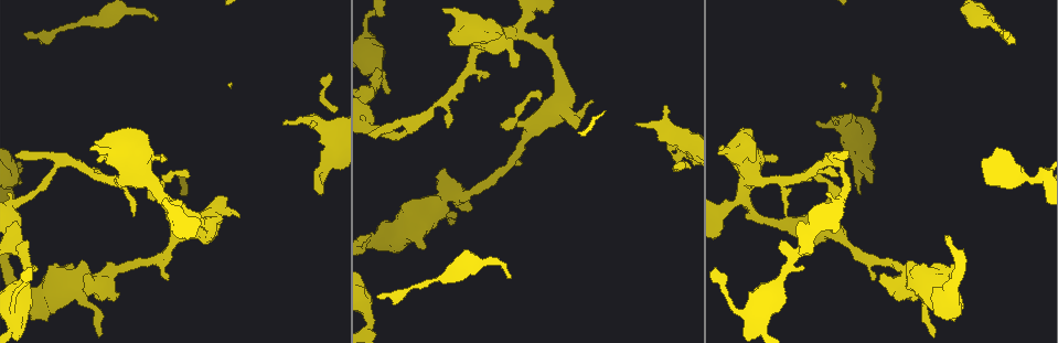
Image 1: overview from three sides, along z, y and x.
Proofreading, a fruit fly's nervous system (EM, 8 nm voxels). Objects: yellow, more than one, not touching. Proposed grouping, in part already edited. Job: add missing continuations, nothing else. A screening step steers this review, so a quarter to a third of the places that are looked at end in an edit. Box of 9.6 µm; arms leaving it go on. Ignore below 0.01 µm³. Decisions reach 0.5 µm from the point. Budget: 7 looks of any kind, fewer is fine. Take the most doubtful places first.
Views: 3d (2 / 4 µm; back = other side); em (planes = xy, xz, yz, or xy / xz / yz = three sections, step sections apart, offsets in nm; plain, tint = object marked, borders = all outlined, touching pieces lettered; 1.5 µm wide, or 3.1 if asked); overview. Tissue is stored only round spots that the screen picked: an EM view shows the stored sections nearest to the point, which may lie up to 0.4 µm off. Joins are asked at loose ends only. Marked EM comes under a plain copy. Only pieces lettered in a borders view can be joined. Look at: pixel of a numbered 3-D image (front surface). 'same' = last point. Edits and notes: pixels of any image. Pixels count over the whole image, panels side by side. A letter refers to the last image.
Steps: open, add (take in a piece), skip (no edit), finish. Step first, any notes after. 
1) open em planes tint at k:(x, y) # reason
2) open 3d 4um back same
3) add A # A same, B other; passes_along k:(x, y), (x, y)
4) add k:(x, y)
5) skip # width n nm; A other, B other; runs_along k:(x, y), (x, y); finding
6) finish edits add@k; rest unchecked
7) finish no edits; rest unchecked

open 3d 4um at 1:(319, 193) # an open end

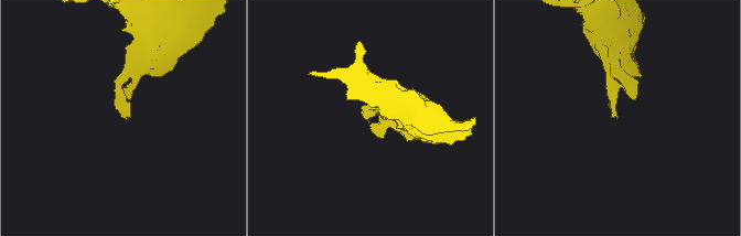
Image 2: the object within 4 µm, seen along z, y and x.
open em planes tint at 2:(124, 117) # need the tissue

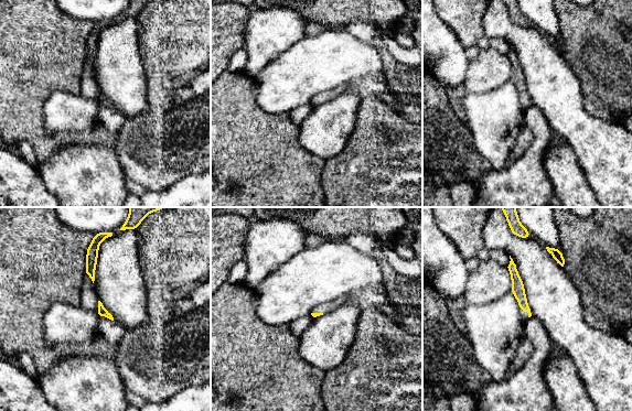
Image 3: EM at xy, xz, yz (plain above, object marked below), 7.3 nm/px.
open em planes borders same # see the neighbours

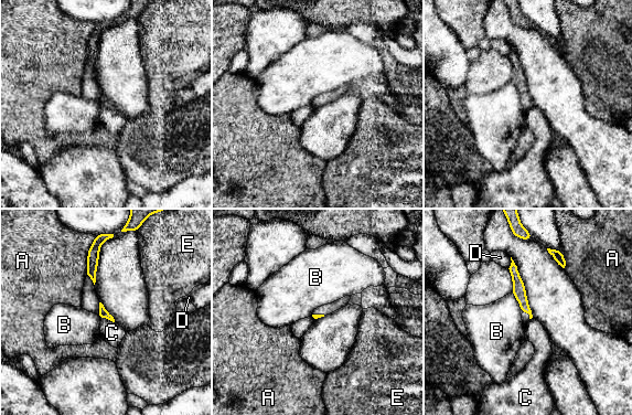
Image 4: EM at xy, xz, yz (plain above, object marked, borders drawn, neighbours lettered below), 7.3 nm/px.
skip # longest_contact A 180 nm; A other, B other, C other, D other, E other; none of them fits

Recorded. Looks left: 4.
open em planes borders at 1:(510, 276) # branch stops here

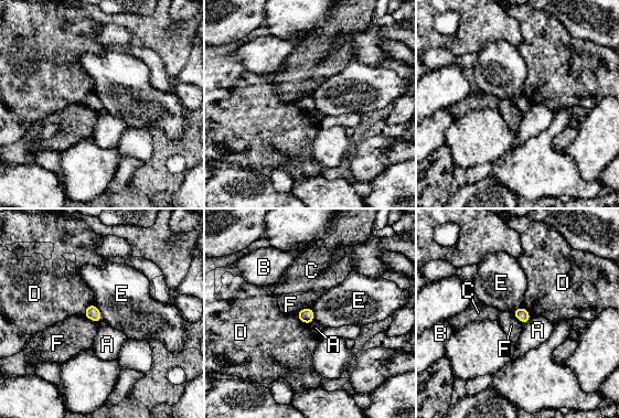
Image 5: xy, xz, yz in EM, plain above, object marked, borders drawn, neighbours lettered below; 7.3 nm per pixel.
skip # A other, B other, C other, D other, E other, F other; border 5:(94, 303), (100, 313), (102, 320); none of them fits

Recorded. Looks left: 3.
open 3d 2um at 1:(944, 239)

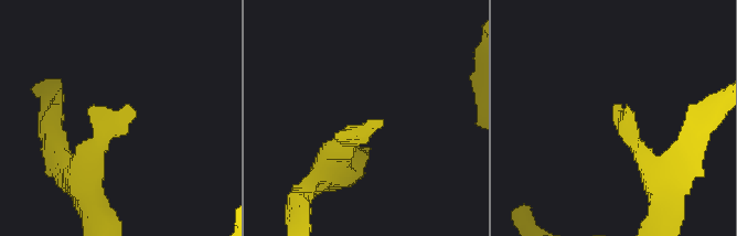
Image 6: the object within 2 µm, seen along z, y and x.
open em yz step 4 tint at 6:(379, 121)

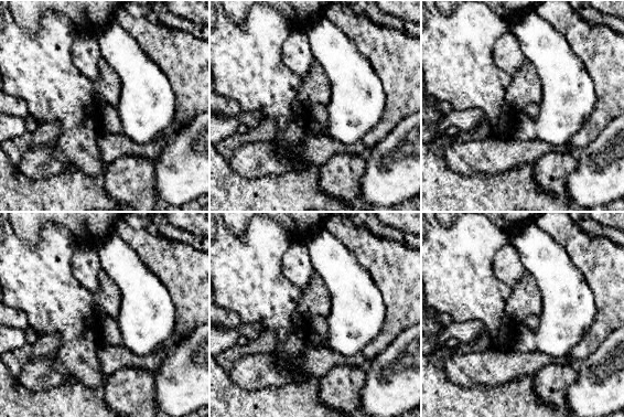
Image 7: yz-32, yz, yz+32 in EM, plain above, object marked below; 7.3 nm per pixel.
open em xy step 4 borders same # another direction

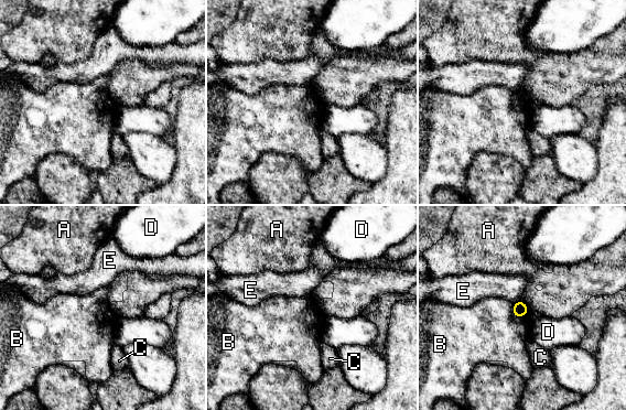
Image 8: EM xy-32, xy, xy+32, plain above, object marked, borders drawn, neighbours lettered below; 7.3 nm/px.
skip # width 100 nm; A other, B other, C other, D other, E other; border 8:(511, 309), (515, 316), (528, 311); none of them fits

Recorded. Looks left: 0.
finish no edits; rest unchecked

